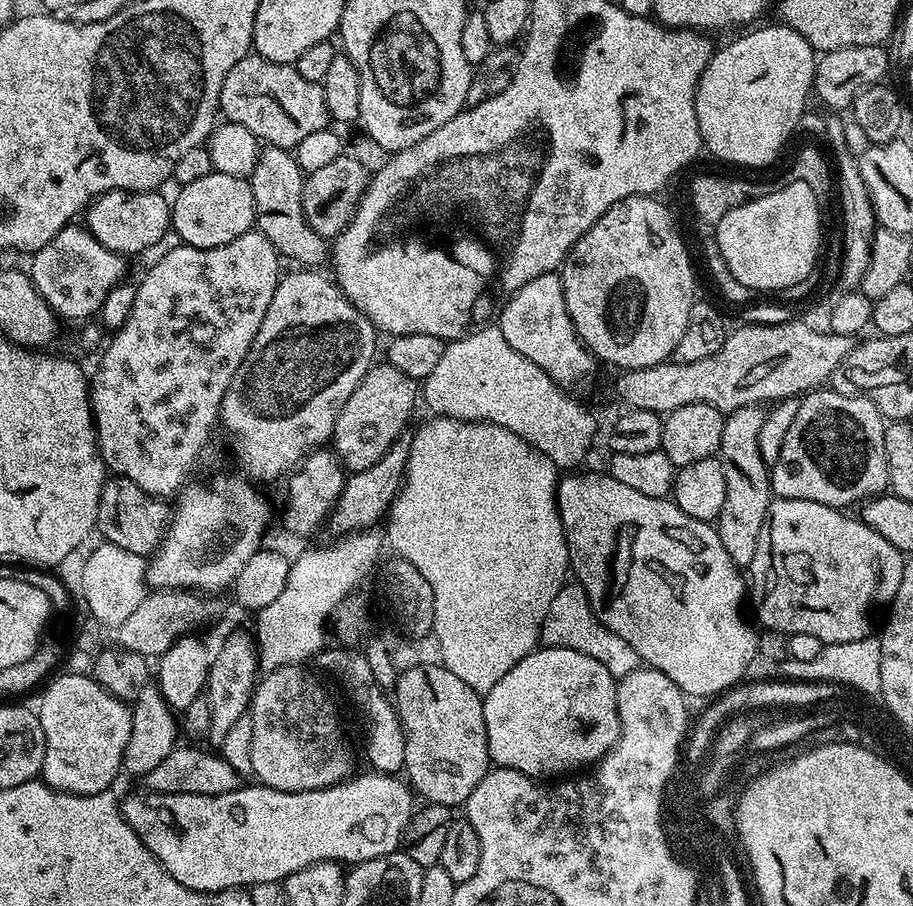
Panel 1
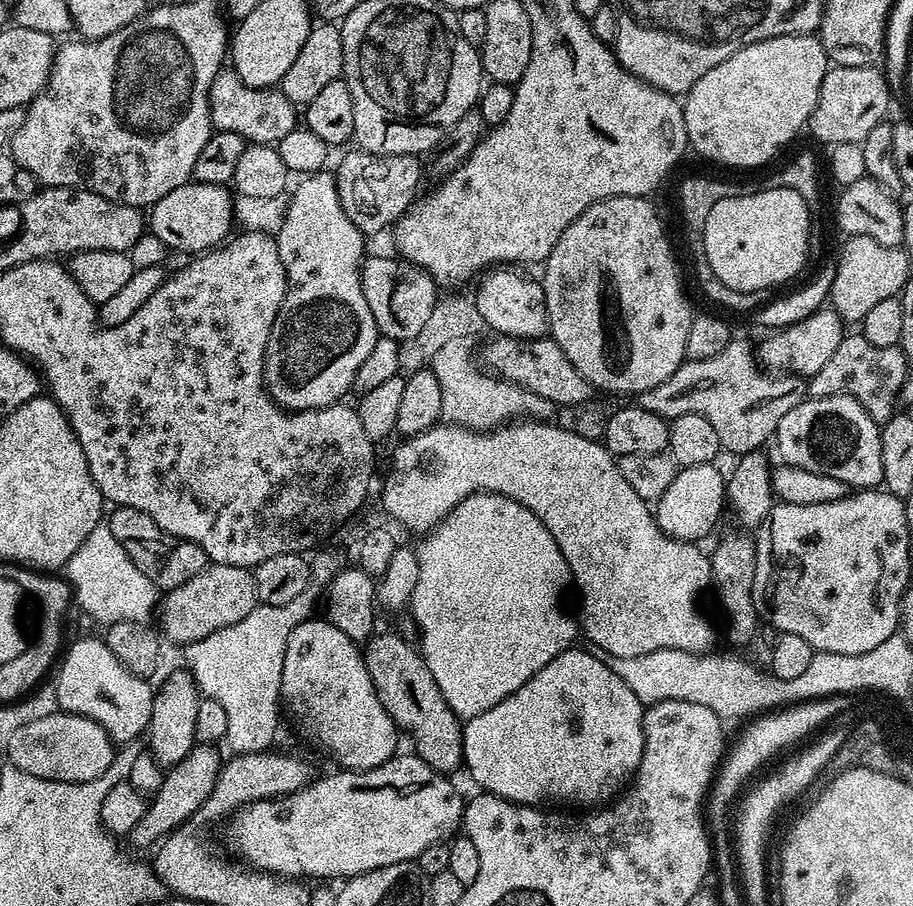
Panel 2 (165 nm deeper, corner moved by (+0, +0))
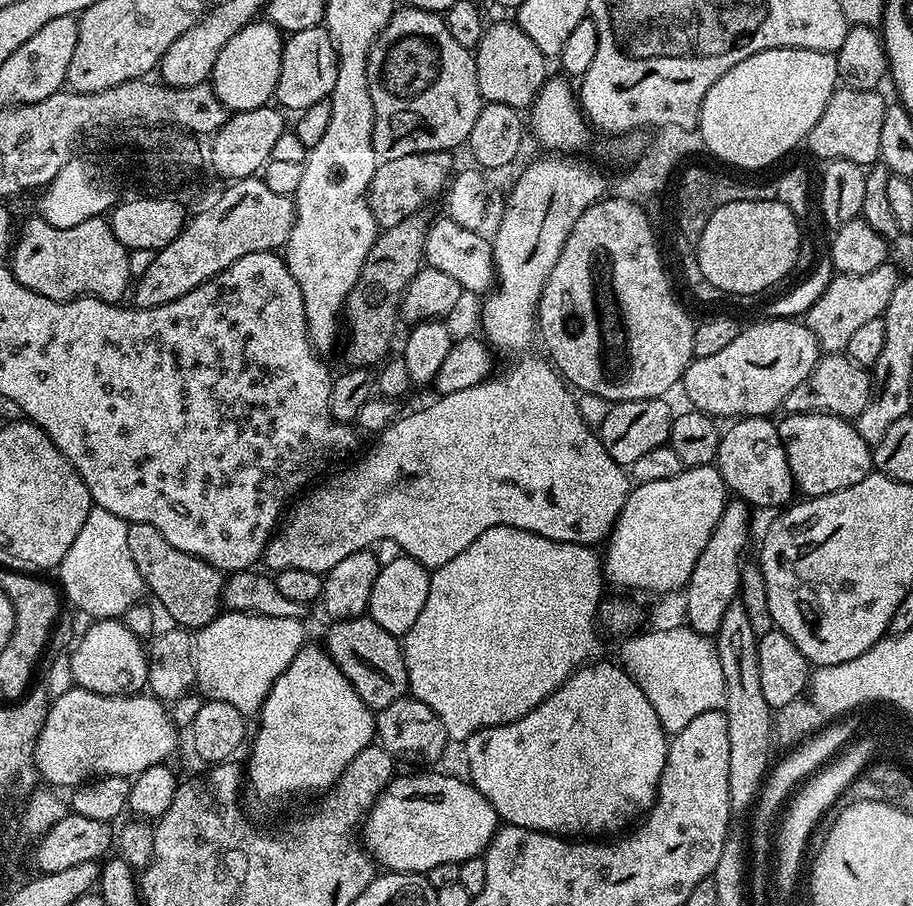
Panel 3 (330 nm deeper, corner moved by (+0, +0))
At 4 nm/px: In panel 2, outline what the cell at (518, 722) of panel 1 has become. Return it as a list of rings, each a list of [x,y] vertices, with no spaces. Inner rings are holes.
[[[580,646],[567,648],[565,652],[558,654],[558,658],[554,658],[554,662],[546,662],[546,666],[542,666],[542,670],[538,670],[538,674],[534,674],[534,678],[530,678],[530,682],[526,682],[526,686],[522,686],[518,690],[514,690],[514,694],[502,698],[502,702],[498,702],[498,706],[490,706],[490,710],[486,710],[486,714],[470,716],[463,721],[464,759],[462,764],[465,769],[468,767],[473,782],[478,786],[477,789],[513,800],[515,804],[544,806],[547,805],[547,800],[553,800],[556,803],[553,805],[556,806],[564,806],[560,804],[600,806],[611,801],[636,775],[636,768],[640,765],[644,749],[645,705],[641,704],[640,699],[634,694],[634,690],[630,690],[630,686],[626,686],[626,682],[622,682],[622,678],[618,678],[618,674],[614,674],[611,663],[605,662],[595,651],[587,651],[583,652]]]

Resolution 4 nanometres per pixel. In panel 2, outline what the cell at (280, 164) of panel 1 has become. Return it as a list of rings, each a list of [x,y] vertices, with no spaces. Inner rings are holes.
[[[365,255],[360,266],[360,281],[362,294],[366,294],[366,306],[370,306],[370,314],[374,314],[377,333],[401,342],[421,333],[422,326],[430,321],[438,299],[438,285],[423,268],[392,256]]]

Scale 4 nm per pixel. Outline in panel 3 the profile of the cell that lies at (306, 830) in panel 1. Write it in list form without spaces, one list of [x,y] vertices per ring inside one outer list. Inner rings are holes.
[[[416,770],[413,776],[397,775],[384,787],[380,797],[364,820],[362,838],[373,861],[389,872],[418,872],[426,874],[442,862],[460,865],[464,860],[483,856],[498,827],[494,806],[467,779],[444,777],[433,770]]]

